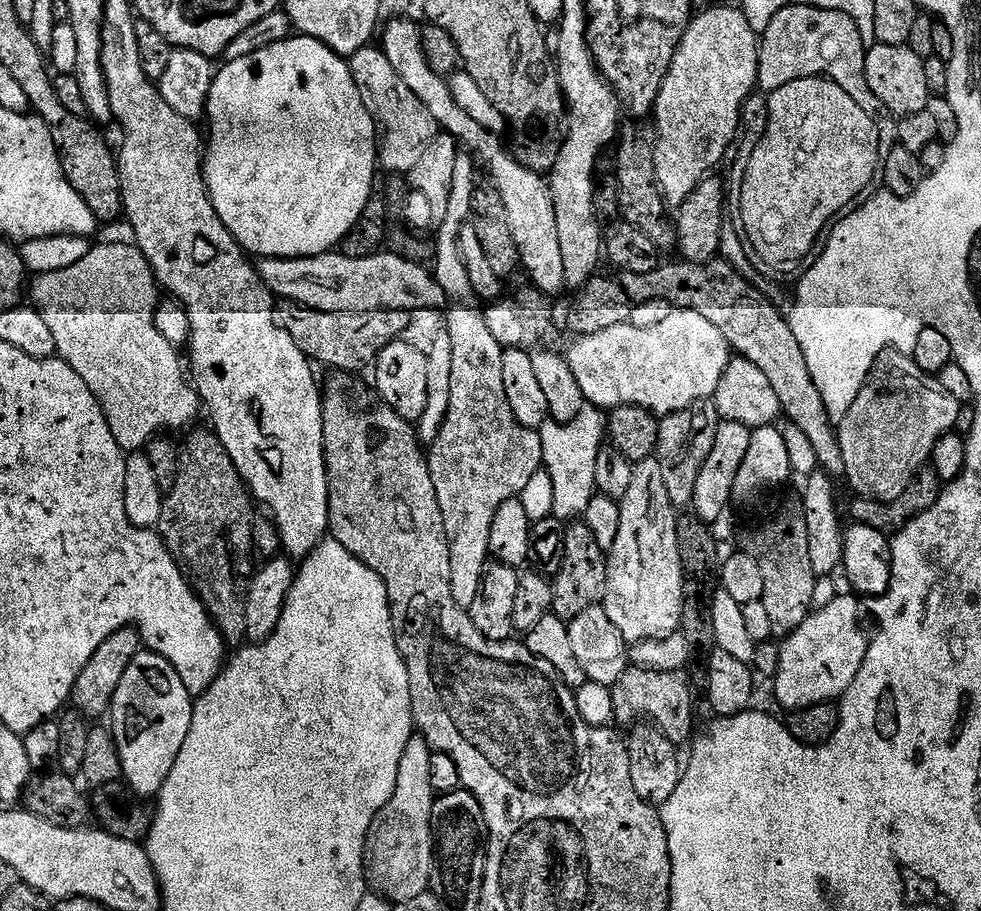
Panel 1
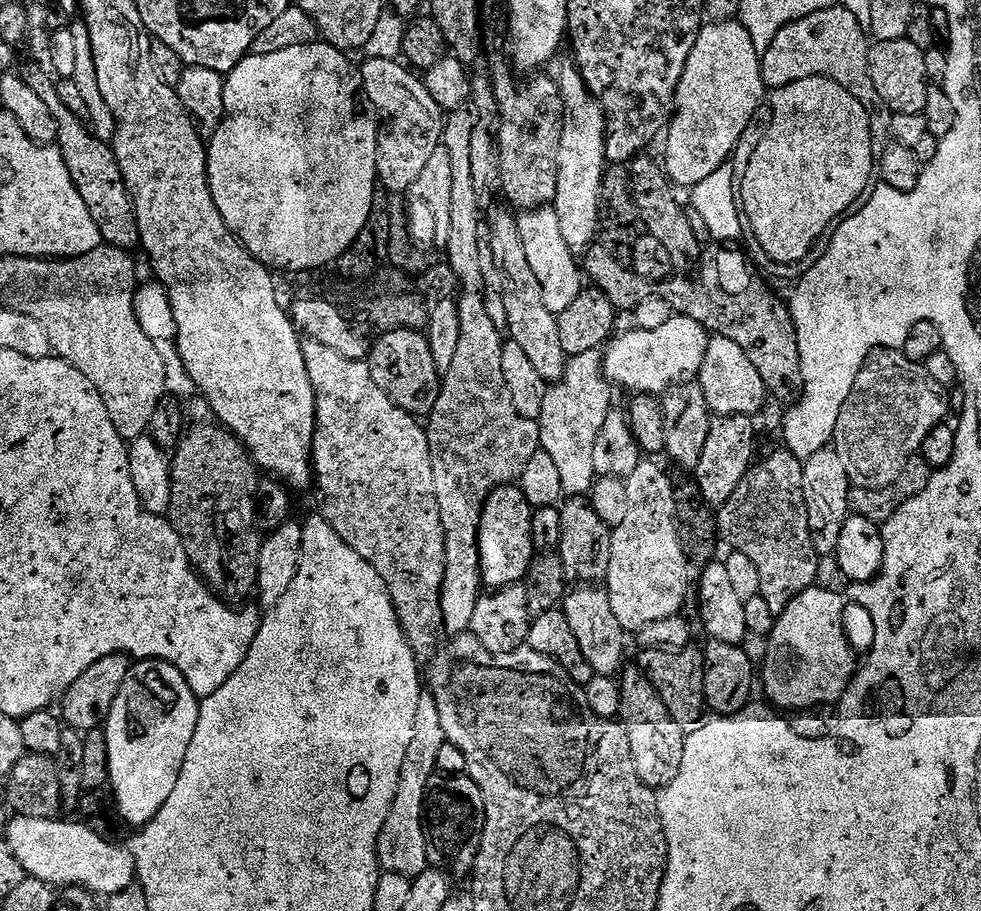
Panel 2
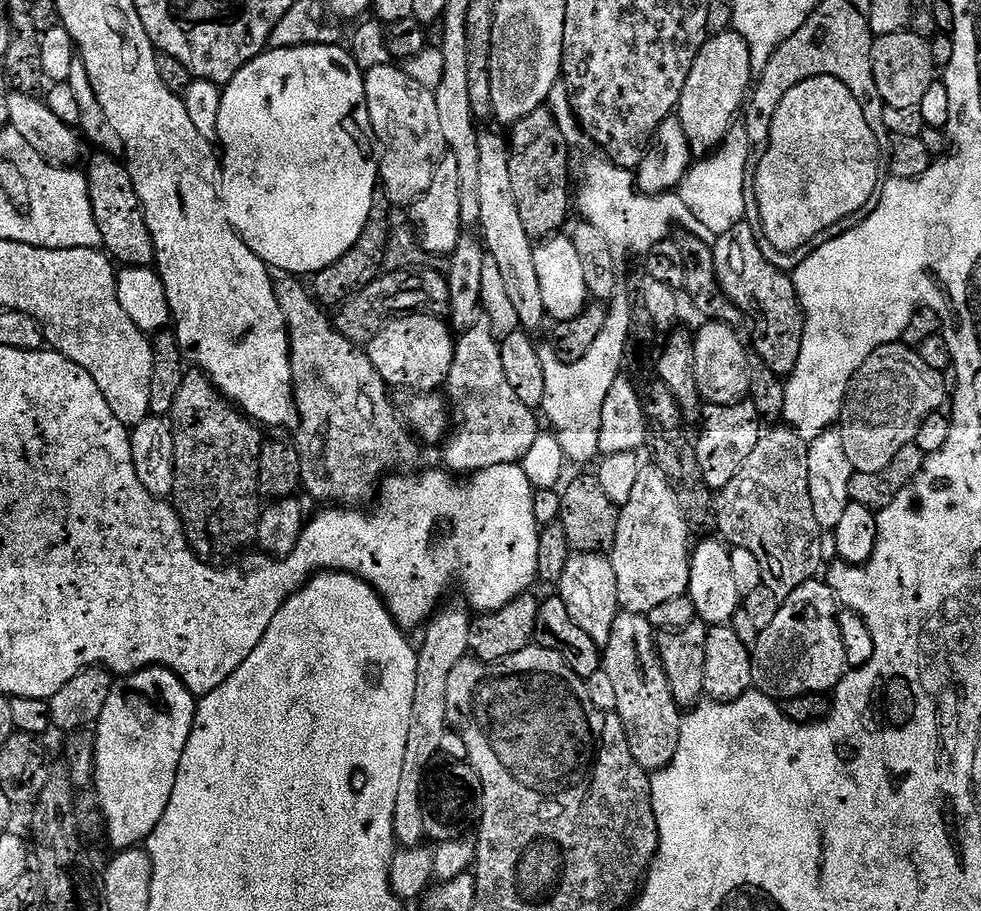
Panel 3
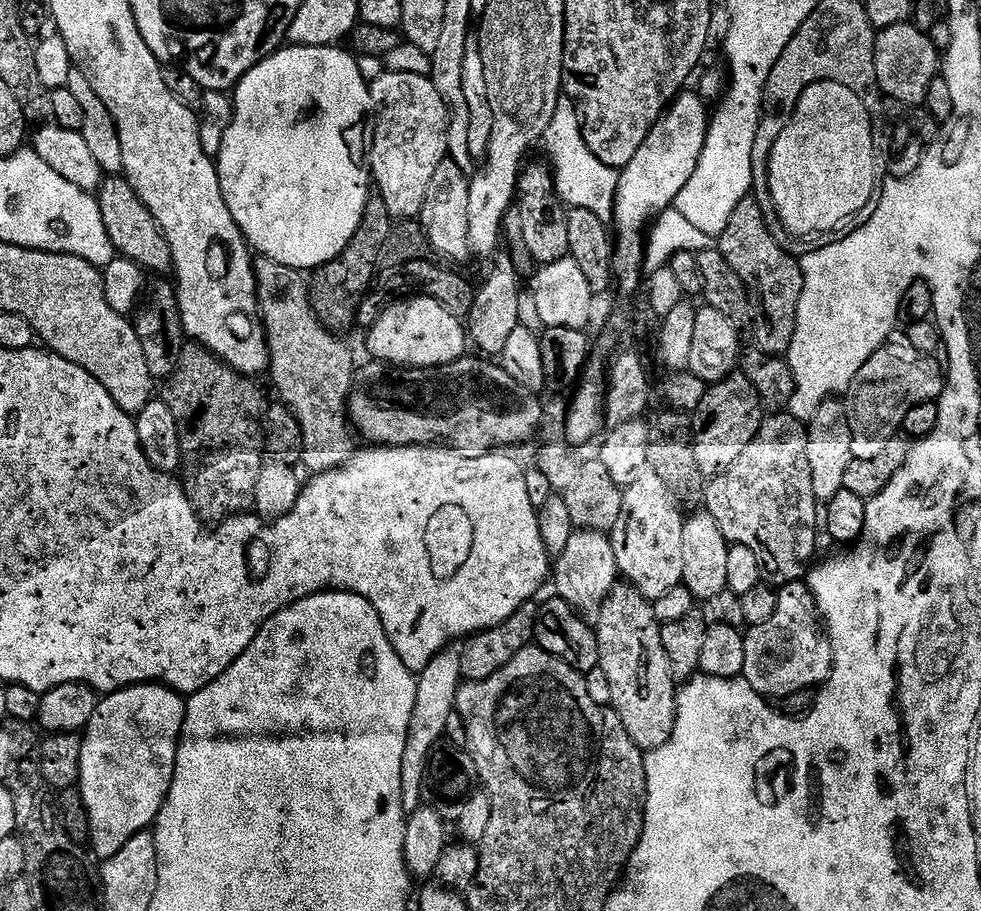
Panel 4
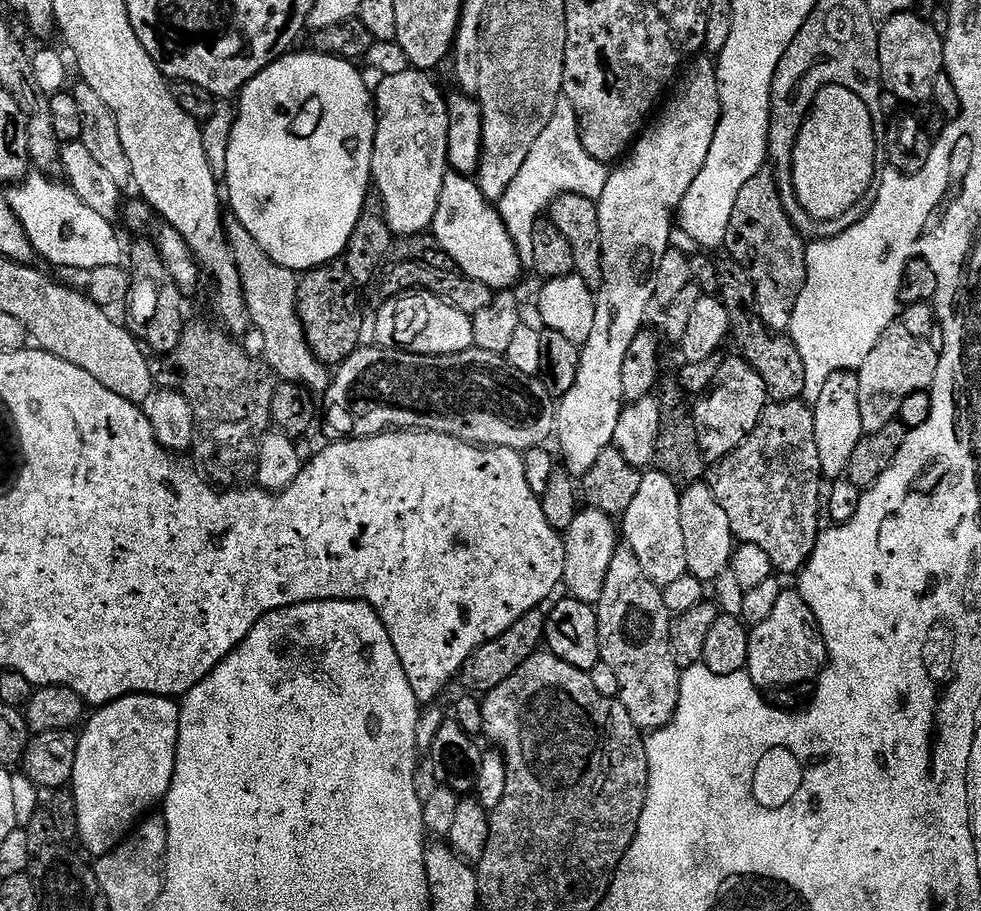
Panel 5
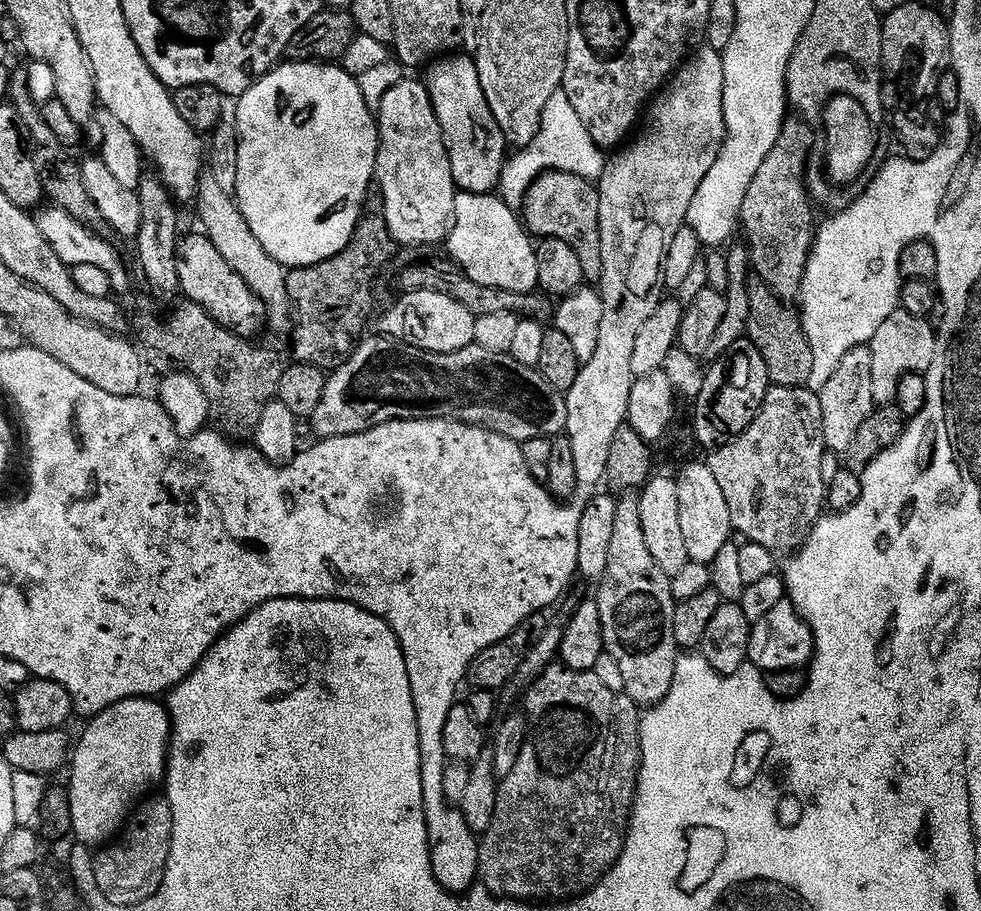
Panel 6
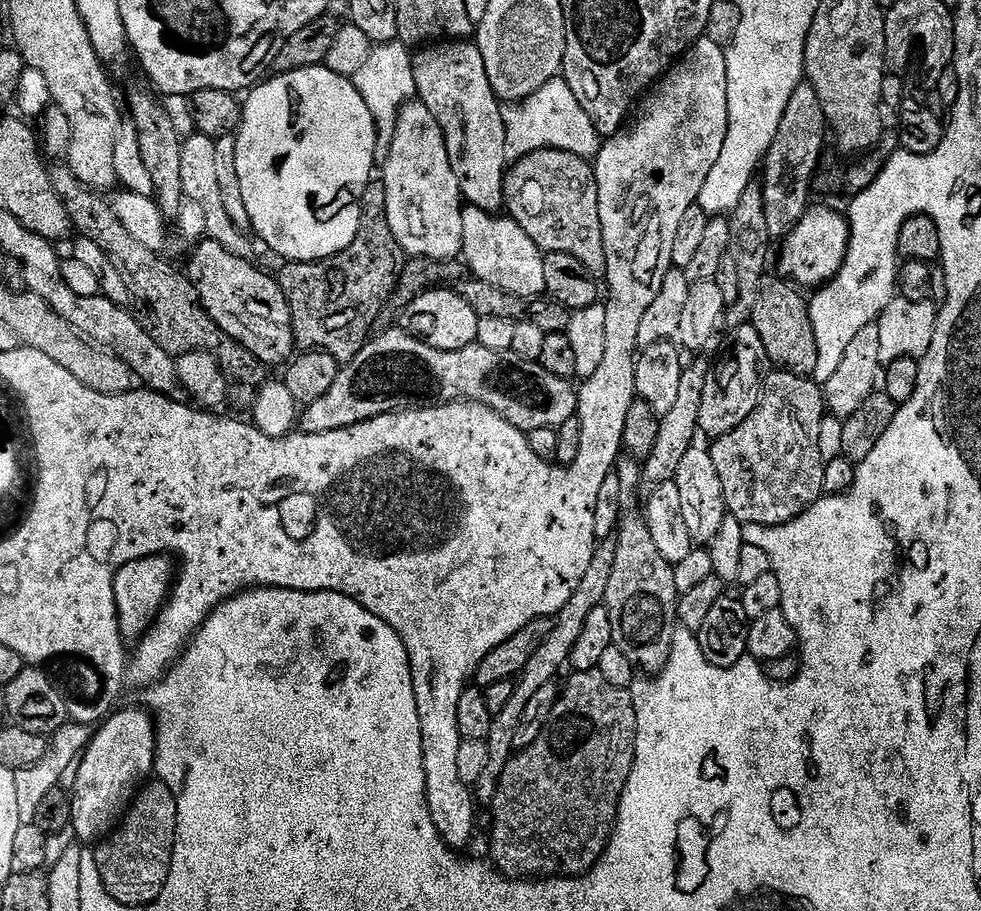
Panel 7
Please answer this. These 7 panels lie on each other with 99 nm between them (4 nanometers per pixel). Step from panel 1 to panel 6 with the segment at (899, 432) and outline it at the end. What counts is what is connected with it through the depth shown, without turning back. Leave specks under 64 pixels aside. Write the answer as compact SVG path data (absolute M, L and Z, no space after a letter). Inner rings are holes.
M903 310L895 311L877 326L870 341L870 362L873 363L870 390L874 393L874 402L878 406L895 405L900 379L911 372L927 374L936 353L937 329L932 328L925 317Z

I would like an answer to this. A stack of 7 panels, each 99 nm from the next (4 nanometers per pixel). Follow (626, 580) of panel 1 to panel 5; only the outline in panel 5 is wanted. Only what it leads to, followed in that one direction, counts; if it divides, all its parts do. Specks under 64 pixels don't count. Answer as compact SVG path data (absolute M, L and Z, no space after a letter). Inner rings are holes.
M657 470L645 471L642 486L638 486L638 495L622 517L623 543L632 551L634 558L642 562L642 570L646 570L648 577L660 589L688 575L686 538L682 538L680 493L681 489L666 474Z

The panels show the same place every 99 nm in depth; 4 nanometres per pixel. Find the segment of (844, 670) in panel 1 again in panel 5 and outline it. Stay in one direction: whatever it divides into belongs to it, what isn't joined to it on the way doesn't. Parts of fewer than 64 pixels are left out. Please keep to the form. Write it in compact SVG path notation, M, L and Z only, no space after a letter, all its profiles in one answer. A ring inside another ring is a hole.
M781 590L774 610L766 622L755 625L748 633L749 654L746 671L761 690L783 690L815 681L828 662L828 647L814 610L806 606L799 590Z

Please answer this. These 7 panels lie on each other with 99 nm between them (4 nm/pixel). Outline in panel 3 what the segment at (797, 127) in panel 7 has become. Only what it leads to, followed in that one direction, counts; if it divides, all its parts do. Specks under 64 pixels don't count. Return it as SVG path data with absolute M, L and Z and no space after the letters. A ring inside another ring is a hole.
M741 222L732 231L717 235L712 245L714 266L718 274L720 289L739 306L745 317L752 319L756 329L752 332L751 347L761 356L763 367L781 378L791 376L802 350L804 337L804 314L800 299L796 296L793 277L783 272L766 255L757 243L753 225Z

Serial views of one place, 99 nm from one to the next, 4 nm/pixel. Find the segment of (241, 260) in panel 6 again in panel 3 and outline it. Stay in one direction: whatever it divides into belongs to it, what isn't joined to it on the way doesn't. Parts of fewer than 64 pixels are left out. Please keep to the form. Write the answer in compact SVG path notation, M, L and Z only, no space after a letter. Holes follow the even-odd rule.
M284 274L275 281L276 297L278 306L282 306L284 321L288 327L288 344L290 346L290 366L292 367L292 385L294 386L294 398L296 399L296 419L300 433L294 437L295 443L299 447L301 456L301 485L303 491L308 491L316 500L325 500L323 503L328 506L360 506L363 505L364 496L371 497L377 491L378 485L393 470L408 470L412 463L420 456L421 445L417 437L413 435L407 424L400 416L394 400L388 397L390 393L389 385L385 384L378 370L370 362L367 351L363 347L355 348L357 345L353 341L347 340L344 333L335 328L330 316L327 316L325 309L318 303L315 295L306 287L303 279L291 274Z

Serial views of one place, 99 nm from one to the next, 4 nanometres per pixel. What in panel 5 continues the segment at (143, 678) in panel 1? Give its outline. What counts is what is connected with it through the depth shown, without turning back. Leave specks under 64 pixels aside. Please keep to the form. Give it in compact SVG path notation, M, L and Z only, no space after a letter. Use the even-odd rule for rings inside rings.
M137 694L118 698L97 707L93 712L96 713L87 717L76 741L70 791L78 810L79 843L84 843L85 850L92 858L99 858L113 852L142 817L151 813L155 809L152 807L155 804L157 807L167 796L174 778L176 747L180 737L180 704L167 696Z

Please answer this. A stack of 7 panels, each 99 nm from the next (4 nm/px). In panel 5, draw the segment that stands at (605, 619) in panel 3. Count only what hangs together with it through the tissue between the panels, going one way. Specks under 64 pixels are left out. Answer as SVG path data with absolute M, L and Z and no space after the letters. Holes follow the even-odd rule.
M581 507L577 511L574 522L562 533L566 550L566 570L563 587L568 588L567 595L578 602L596 605L602 598L602 586L606 586L606 573L610 570L610 558L614 558L618 547L618 524L613 517L597 508Z

